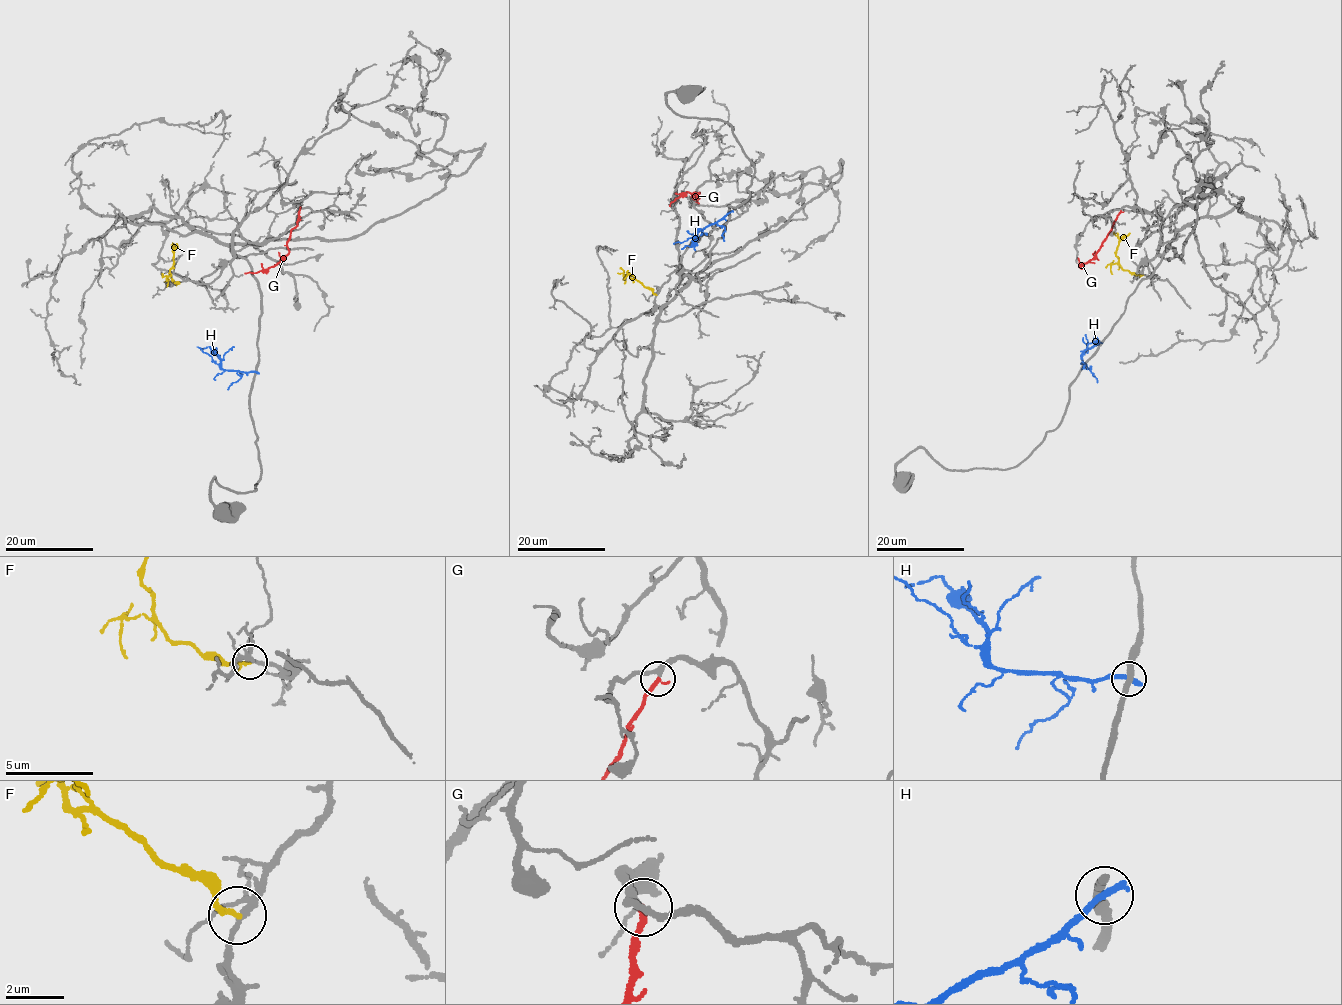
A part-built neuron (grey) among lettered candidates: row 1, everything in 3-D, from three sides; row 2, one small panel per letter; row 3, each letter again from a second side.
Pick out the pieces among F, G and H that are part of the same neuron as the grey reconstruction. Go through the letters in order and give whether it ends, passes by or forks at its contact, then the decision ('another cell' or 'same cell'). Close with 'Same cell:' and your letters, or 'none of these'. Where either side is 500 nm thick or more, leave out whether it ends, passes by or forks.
F: it ends | another cell
G: it ends | same cell
H: it ends | another cell
Same cell: G

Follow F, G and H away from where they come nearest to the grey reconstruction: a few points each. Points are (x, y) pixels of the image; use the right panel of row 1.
F: (1143, 275), (1124, 270), (1116, 255), (1121, 239), (1130, 233)
G: (1121, 211), (1096, 253), (1081, 266)
H: (1084, 367), (1082, 354), (1095, 343), (1097, 339), (1094, 338)

